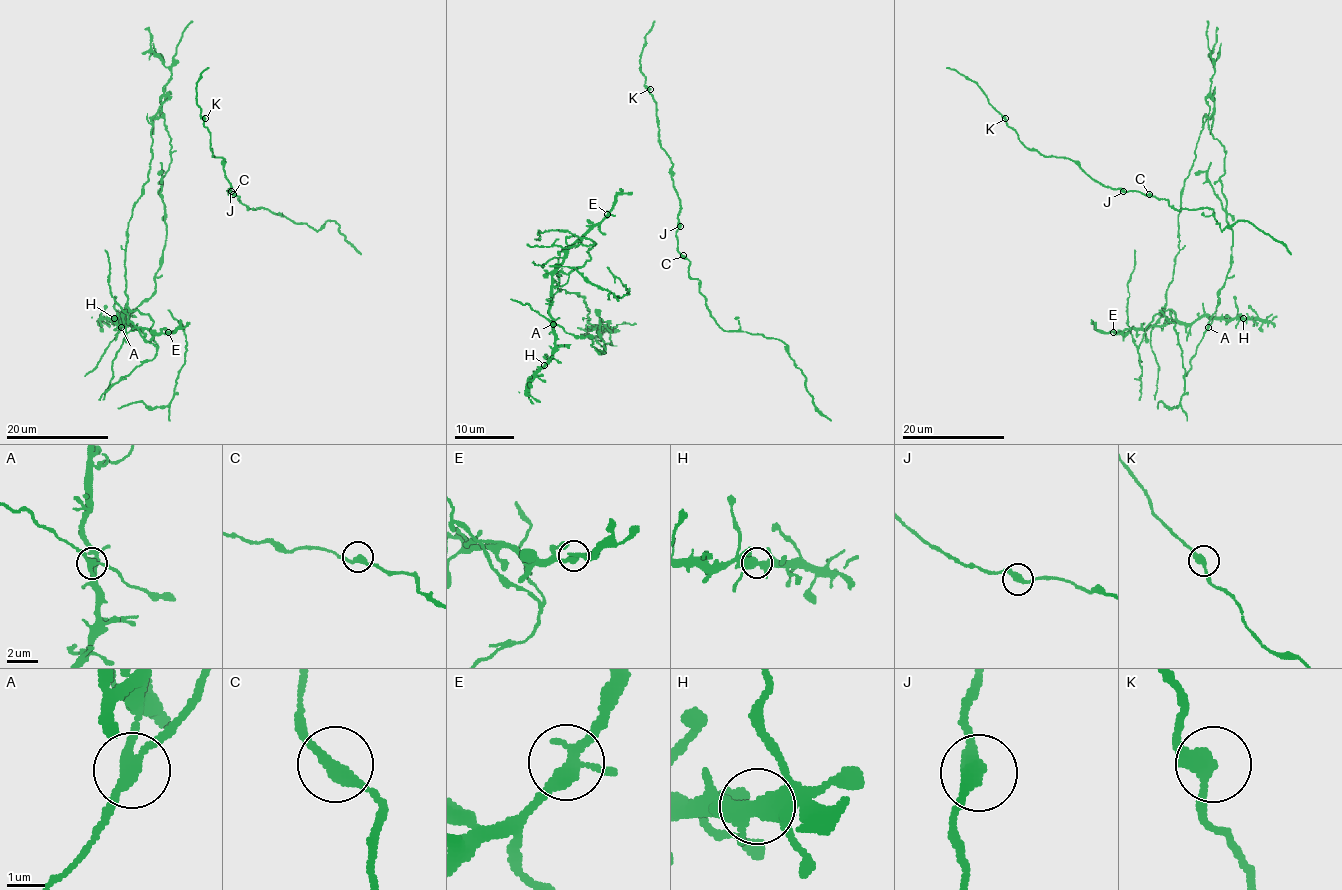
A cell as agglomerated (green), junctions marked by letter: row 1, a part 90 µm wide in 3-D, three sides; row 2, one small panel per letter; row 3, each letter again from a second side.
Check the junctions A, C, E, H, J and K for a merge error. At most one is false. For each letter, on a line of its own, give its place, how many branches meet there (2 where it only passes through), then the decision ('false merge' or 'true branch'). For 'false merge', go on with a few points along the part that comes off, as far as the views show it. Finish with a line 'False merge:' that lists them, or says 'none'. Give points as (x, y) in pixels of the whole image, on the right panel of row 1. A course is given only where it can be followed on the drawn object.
A: at (1208, 327); 3 branches meet; false merge
C: at (1149, 194); 2 branches meet; true branch
E: at (1113, 332); 3 branches meet; true branch
H: at (1243, 318); 4 branches meet; true branch
J: at (1123, 191); 2 branches meet; true branch
K: at (1005, 118); 2 branches meet; true branch
False merge: A

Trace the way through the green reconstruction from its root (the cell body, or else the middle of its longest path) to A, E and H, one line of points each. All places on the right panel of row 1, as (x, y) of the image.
A: (1232, 237), (1231, 268), (1218, 296), (1219, 305), (1207, 327)
E: (1232, 237), (1231, 268), (1209, 324), (1211, 320), (1201, 315), (1191, 323), (1169, 322), (1127, 333), (1113, 332)
H: (1232, 237), (1231, 268), (1218, 296), (1219, 305), (1207, 324), (1214, 319), (1243, 318)

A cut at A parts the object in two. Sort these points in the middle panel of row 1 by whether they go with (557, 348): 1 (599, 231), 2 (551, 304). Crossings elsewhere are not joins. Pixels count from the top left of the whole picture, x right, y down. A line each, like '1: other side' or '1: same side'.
1: same side
2: same side

